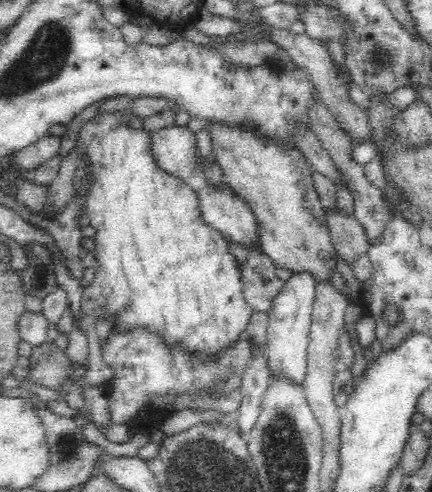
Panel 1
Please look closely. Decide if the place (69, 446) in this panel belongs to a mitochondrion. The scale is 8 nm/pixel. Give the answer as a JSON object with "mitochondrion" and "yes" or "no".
{"mitochondrion":"yes"}

